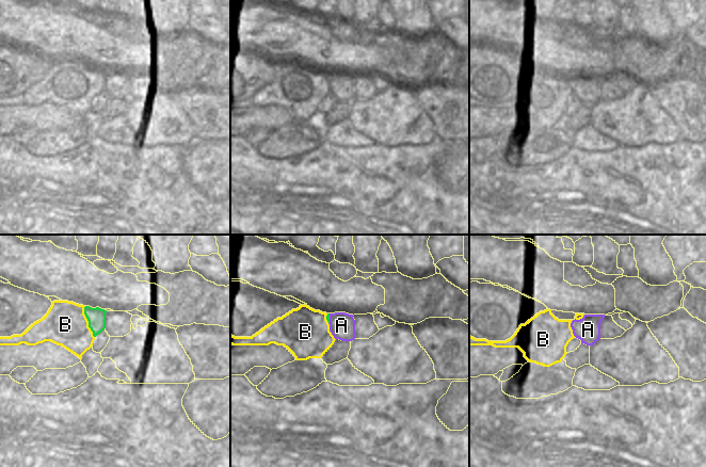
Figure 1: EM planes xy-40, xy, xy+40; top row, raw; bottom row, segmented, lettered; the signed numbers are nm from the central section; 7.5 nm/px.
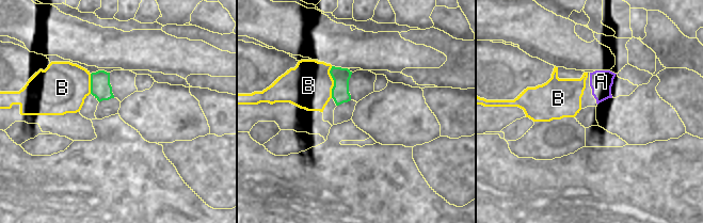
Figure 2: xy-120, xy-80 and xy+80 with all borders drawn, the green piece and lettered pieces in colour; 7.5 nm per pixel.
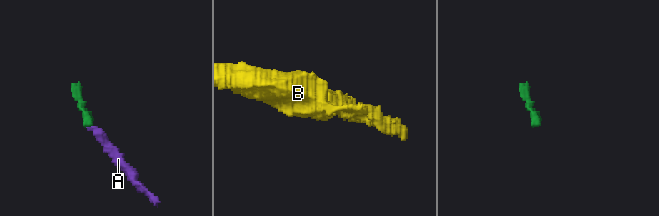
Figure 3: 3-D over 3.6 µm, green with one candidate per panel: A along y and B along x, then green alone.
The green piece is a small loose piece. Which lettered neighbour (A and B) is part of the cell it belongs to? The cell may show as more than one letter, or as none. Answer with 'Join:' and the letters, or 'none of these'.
Join: A

